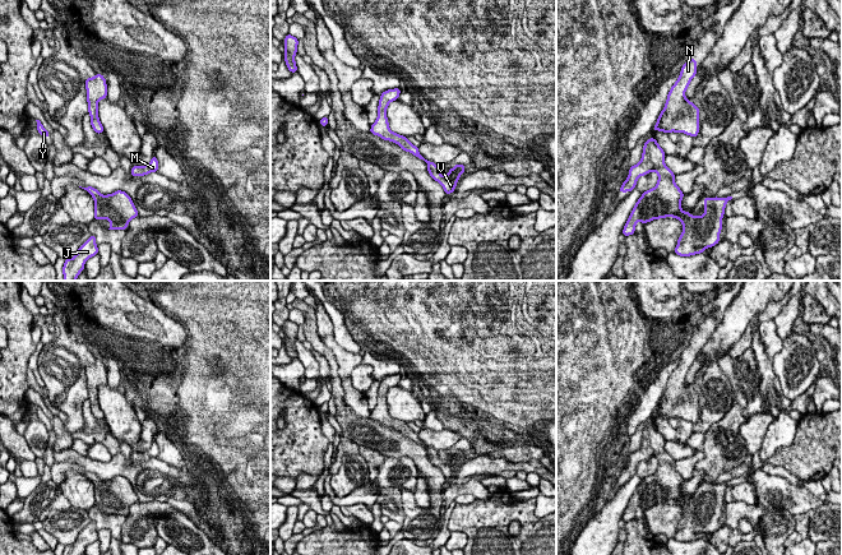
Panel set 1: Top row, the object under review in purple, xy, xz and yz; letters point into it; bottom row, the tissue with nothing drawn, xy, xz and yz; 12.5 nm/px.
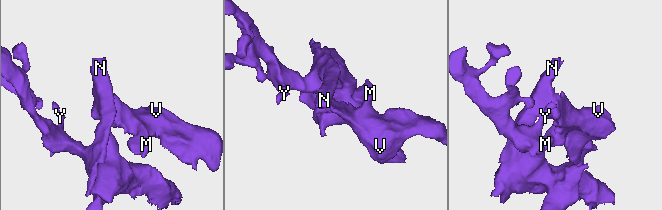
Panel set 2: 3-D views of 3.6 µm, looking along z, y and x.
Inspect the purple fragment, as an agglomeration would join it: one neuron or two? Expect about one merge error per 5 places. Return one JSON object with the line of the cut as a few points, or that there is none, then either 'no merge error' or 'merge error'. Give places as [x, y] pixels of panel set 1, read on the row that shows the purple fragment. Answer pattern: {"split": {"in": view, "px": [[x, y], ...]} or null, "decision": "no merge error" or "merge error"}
{"split": null, "decision": "no merge error"}

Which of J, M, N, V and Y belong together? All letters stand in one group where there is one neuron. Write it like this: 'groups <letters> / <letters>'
groups J M N V Y

